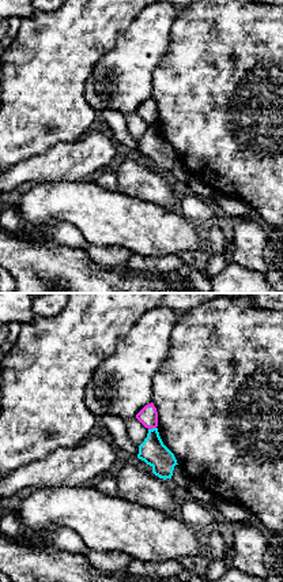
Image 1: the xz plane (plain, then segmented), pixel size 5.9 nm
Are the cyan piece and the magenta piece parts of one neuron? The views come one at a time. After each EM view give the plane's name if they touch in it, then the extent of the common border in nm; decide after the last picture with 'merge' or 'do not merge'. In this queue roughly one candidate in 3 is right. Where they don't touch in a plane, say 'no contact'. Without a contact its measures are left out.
xz | 50 nm

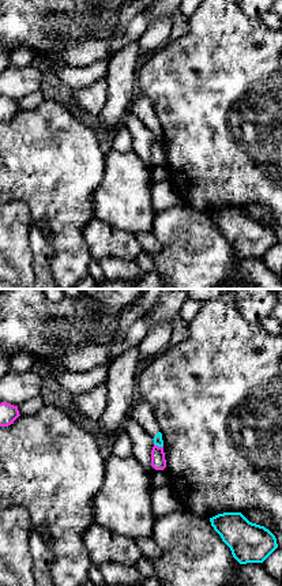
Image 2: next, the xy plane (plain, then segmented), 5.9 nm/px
xy | 60 nm

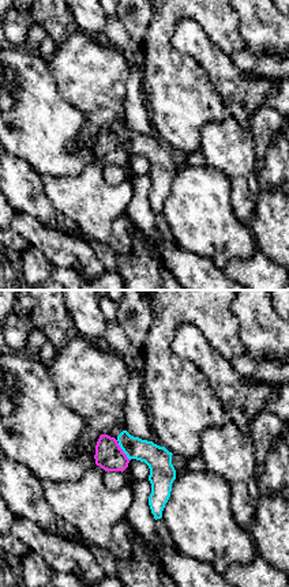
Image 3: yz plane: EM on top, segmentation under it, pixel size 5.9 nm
yz | 130 nm

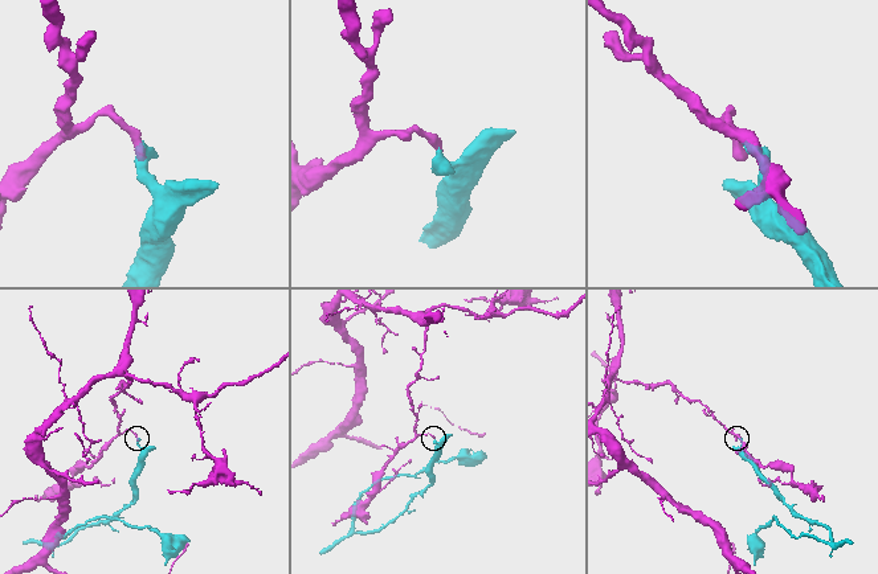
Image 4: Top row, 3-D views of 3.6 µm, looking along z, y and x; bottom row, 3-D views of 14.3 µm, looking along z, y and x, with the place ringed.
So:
do not merge

